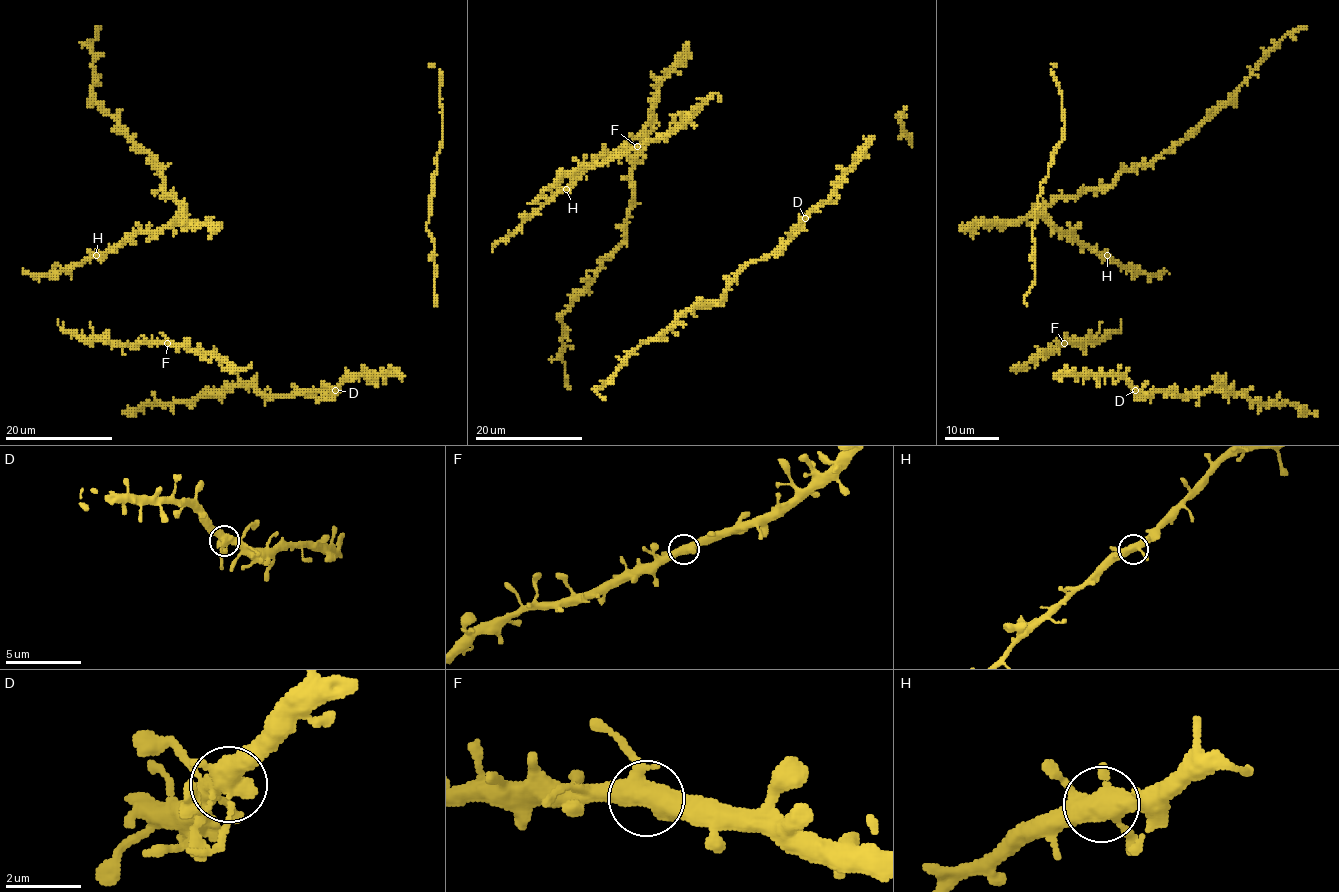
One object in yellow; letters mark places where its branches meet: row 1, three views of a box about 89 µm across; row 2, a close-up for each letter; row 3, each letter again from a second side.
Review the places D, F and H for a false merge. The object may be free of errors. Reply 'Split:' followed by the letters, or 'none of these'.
Split: none of these

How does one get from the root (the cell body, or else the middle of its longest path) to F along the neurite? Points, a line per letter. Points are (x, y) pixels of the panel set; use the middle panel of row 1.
F: (592, 165), (609, 162), (637, 146)

